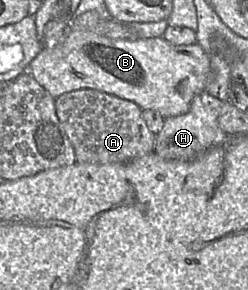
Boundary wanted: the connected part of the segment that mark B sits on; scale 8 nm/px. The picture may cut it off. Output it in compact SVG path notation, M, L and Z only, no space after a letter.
M69 31L53 48L43 48L31 61L28 72L55 99L79 89L95 89L131 101L142 110L150 109L164 118L185 114L193 98L205 91L212 69L207 53L196 42L173 45L161 37L143 39L110 39L88 31Z

